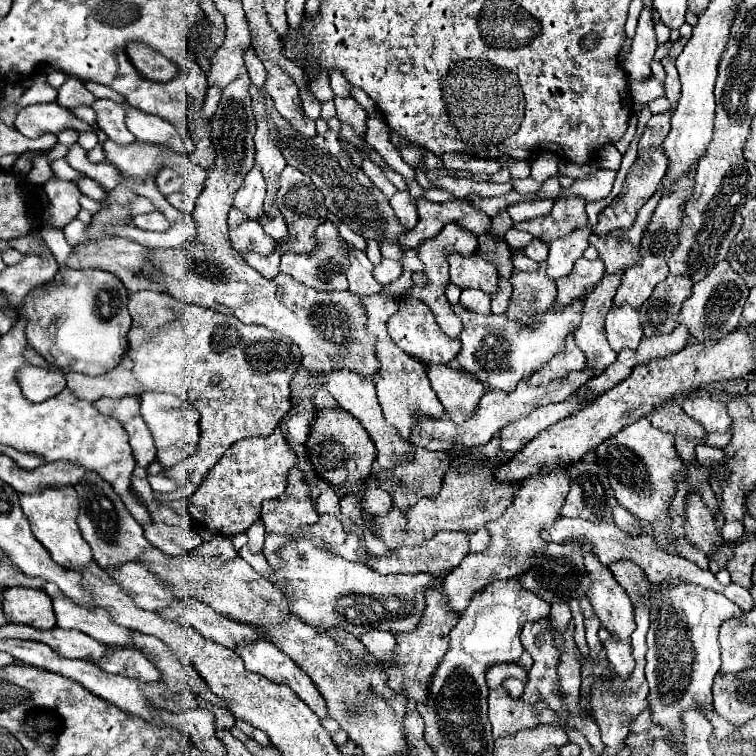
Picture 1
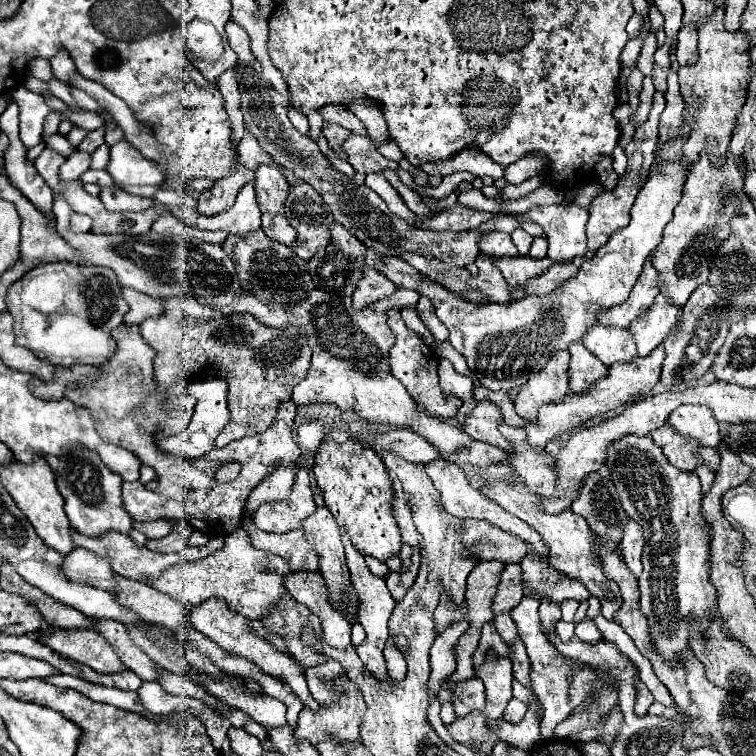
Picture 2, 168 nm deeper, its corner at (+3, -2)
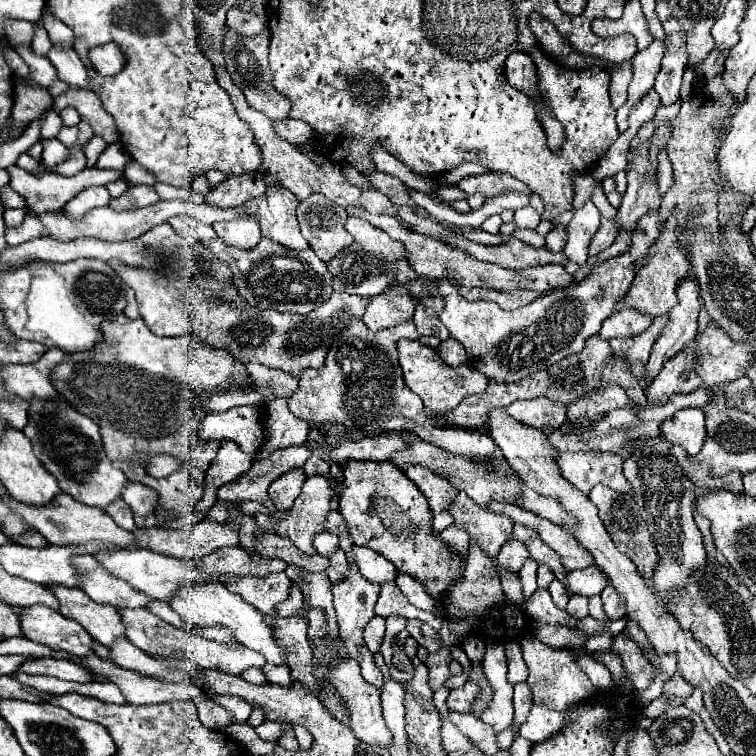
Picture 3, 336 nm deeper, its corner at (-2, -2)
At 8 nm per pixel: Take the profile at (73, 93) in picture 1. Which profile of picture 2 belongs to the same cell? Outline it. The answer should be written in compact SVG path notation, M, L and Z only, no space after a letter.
M58 50L58 54L54 54L50 58L50 64L52 64L52 70L54 70L54 76L60 78L62 82L68 82L68 78L72 76L72 72L76 70L74 68L74 62L70 58L70 54L66 50Z

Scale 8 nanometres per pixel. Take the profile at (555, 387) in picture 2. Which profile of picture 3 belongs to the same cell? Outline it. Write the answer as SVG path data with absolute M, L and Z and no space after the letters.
M541 396L533 400L517 400L507 408L509 416L517 418L517 422L525 422L541 432L559 430L561 424L567 420L565 406Z

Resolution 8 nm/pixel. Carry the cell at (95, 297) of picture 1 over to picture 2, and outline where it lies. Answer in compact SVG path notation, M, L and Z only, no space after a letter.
M50 262L48 266L36 266L26 272L8 288L6 306L14 318L16 344L54 366L100 366L110 360L116 350L110 332L122 324L128 312L128 304L122 298L120 284L112 270L68 262Z

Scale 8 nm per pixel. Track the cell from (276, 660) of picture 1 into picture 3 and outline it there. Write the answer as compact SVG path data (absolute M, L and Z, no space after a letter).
M213 582L213 586L189 586L189 590L181 590L181 594L177 594L177 598L171 602L171 608L185 622L197 624L201 628L203 626L223 626L223 628L227 628L239 644L263 654L265 660L271 662L271 664L279 666L279 664L287 662L285 652L275 642L273 626L269 626L265 622L265 614L261 614L255 606L247 604L239 594L229 592L225 586L221 586L221 582Z

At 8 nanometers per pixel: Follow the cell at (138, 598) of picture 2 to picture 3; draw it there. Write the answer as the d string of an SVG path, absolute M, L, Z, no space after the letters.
M91 554L77 558L81 566L85 566L85 586L81 590L97 604L107 604L117 610L123 608L147 608L153 600L151 596L133 590L125 580L107 572Z

